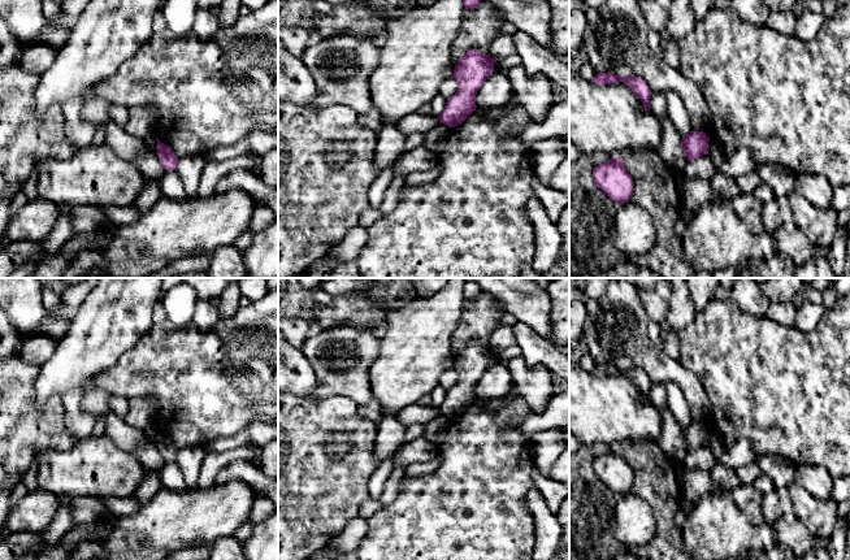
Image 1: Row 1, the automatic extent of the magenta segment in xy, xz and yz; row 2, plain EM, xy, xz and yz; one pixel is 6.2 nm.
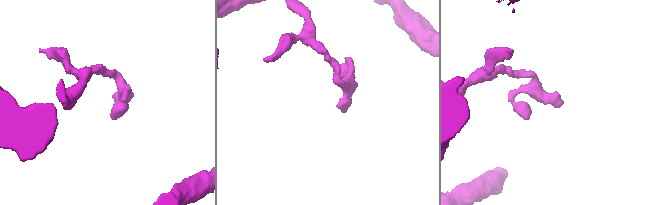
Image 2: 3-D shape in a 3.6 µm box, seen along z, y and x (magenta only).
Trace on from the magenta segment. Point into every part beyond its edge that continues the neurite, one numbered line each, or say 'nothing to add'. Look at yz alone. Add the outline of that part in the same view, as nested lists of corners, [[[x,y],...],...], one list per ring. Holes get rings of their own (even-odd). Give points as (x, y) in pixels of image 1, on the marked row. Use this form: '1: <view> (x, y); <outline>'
nothing to add

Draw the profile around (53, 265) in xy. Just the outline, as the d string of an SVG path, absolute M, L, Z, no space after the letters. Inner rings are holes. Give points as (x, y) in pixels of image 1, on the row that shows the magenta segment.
M107 225L92 233L78 233L58 253L45 256L27 278L61 278L82 249L104 248L109 243L113 227L114 225Z

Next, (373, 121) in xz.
M373 108L369 113L359 114L357 120L361 125L367 126L369 130L374 131L376 134L378 134L383 127L382 117L376 108Z

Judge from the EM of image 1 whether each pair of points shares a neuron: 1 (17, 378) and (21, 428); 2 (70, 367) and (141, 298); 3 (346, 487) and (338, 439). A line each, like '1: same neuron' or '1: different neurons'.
1: same neuron
2: same neuron
3: different neurons

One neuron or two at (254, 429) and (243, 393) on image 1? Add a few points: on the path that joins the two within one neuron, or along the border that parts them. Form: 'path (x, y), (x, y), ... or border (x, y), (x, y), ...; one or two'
border (264, 421), (252, 421), (234, 434), (225, 435); two

